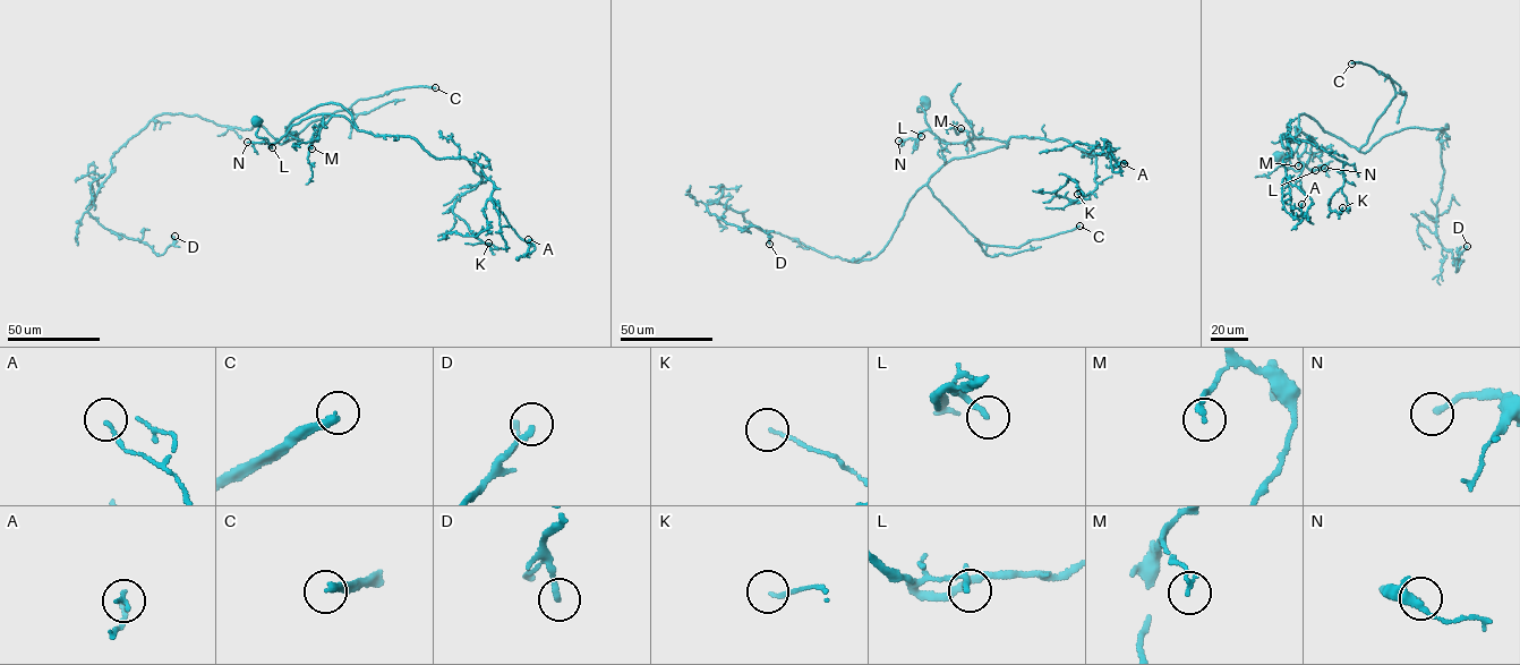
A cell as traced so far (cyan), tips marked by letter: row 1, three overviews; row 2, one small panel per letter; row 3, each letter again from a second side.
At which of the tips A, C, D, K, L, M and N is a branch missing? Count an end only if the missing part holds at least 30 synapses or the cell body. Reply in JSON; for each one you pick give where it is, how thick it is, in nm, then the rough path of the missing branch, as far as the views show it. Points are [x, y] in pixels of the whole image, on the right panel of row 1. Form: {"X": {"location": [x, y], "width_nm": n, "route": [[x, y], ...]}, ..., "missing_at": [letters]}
{"C": {"location": [1351, 64], "width_nm": 240, "route": [[1351, 64], [1335, 73], [1328, 94], [1297, 121], [1296, 131], [1299, 143], [1357, 171], [1365, 190], [1351, 184]]}, "N": {"location": [1324, 168], "width_nm": 180, "route": [[1324, 168], [1338, 163], [1343, 170], [1340, 168], [1338, 170], [1324, 192]]}, "missing_at": ["C", "N"]}

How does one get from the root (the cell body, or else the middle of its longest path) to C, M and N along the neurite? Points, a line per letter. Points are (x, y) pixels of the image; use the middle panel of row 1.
C: (924, 102), (918, 110), (940, 139), (1007, 145), (950, 160), (928, 185), (981, 243), (1018, 248), (1079, 226)
M: (924, 102), (925, 109), (918, 110), (924, 112), (925, 122), (940, 139), (958, 143), (982, 138), (961, 128)
N: (924, 102), (925, 109), (918, 109), (924, 112), (930, 130), (919, 133), (916, 147), (914, 139), (898, 141)

